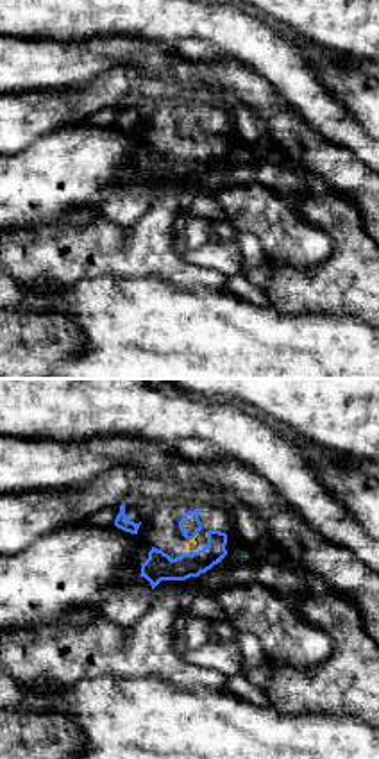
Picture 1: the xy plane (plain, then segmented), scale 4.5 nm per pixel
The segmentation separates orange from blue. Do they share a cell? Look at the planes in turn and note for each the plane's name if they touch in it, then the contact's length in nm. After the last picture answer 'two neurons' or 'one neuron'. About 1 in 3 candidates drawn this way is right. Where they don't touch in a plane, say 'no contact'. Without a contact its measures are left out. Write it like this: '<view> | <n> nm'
xy | 50 nm

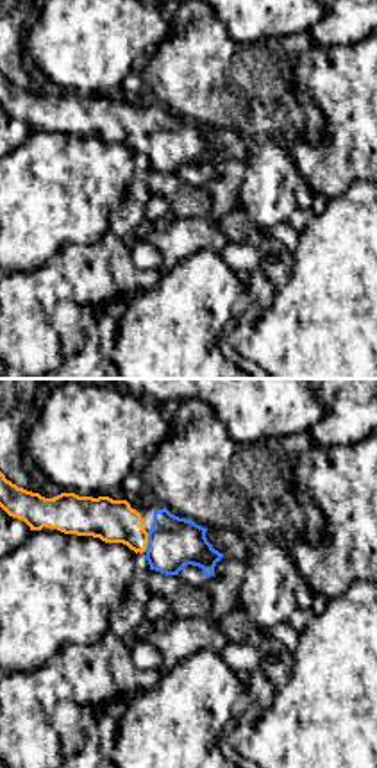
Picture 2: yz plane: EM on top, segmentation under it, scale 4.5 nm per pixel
yz | 80 nm

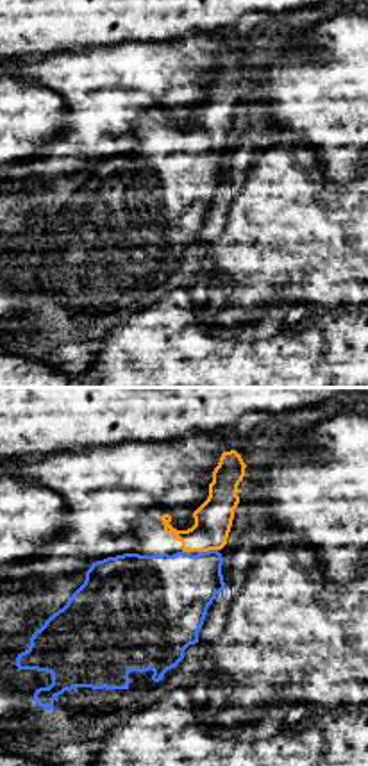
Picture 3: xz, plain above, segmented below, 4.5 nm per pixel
xz | 90 nm

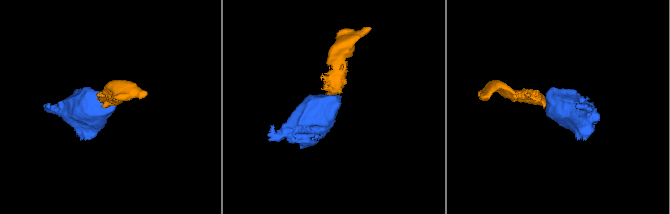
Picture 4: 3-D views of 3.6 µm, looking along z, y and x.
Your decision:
one neuron

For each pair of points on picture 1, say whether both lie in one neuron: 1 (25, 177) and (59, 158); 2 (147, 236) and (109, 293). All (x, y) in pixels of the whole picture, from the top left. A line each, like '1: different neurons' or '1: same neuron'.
1: same neuron
2: different neurons

